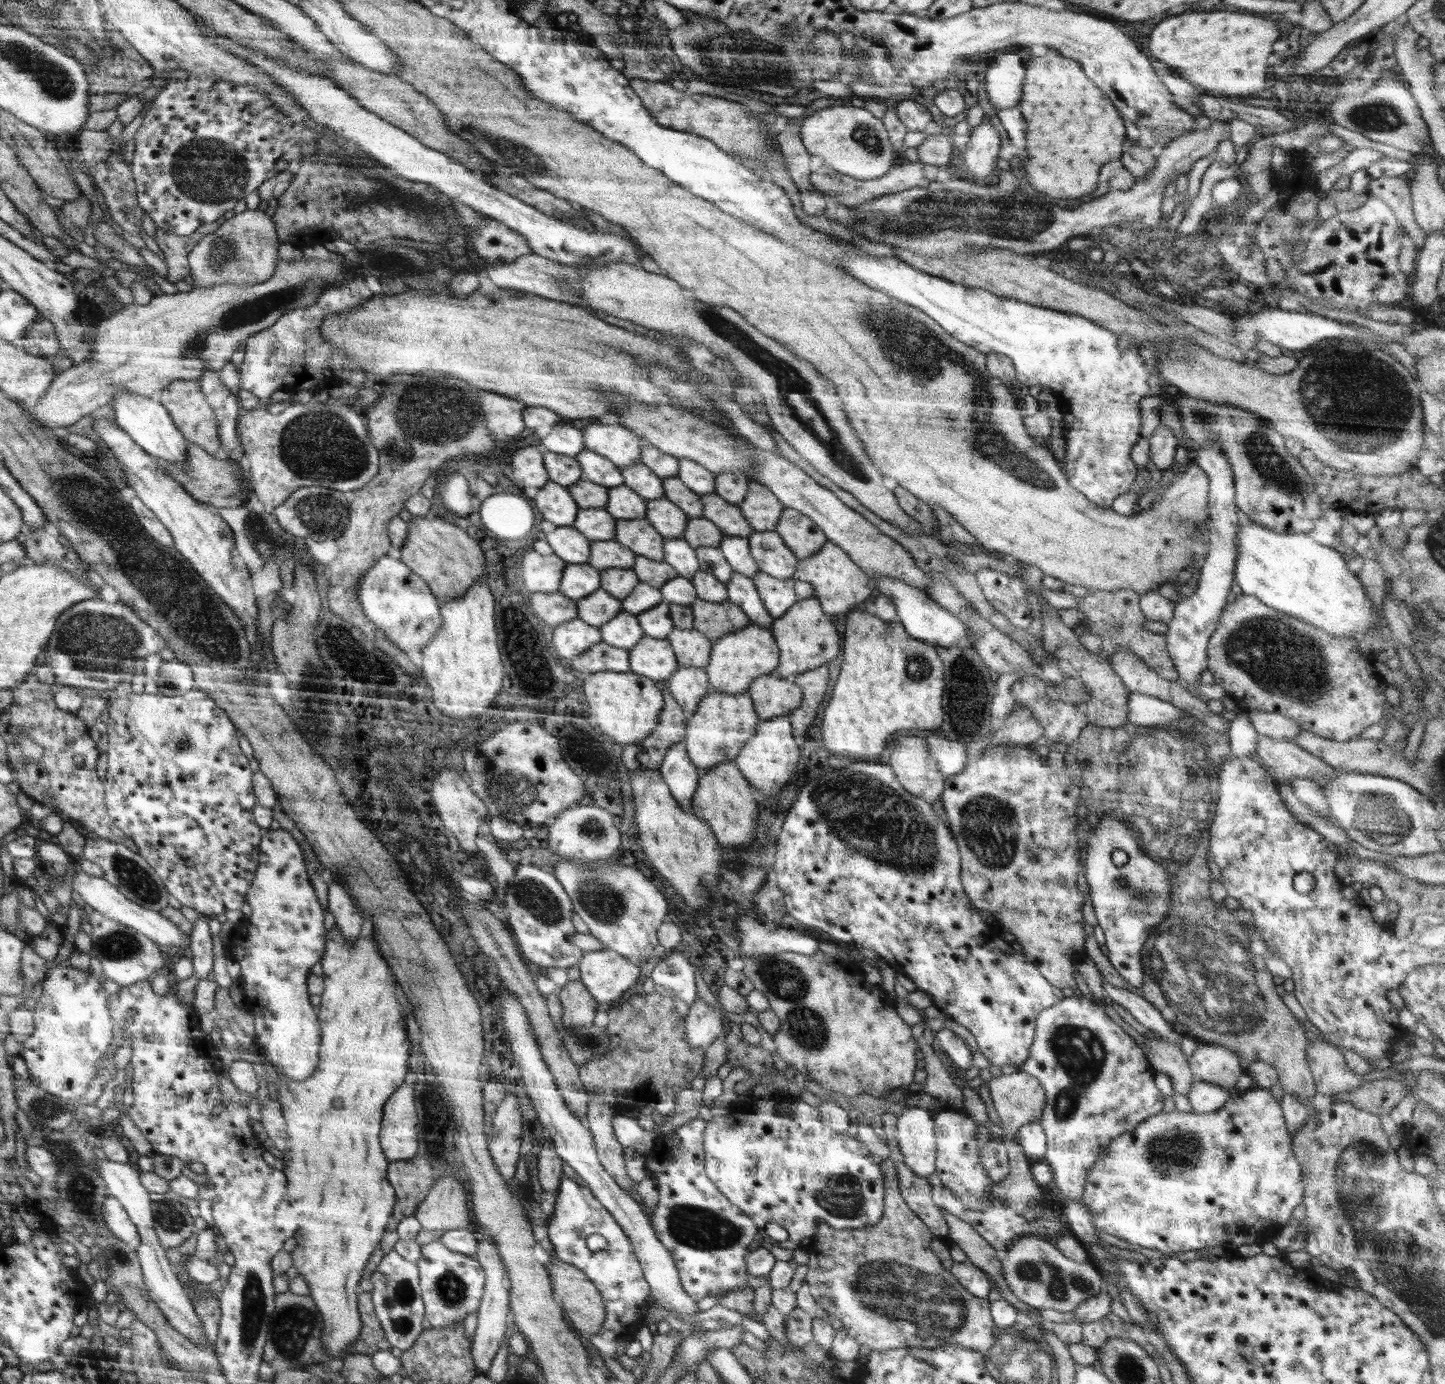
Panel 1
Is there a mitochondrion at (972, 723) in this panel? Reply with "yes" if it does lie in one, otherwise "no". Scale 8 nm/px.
yes

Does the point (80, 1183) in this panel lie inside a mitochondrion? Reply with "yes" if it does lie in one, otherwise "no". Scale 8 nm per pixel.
yes

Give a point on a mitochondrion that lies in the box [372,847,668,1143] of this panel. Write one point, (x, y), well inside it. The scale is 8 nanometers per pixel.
(597, 898)

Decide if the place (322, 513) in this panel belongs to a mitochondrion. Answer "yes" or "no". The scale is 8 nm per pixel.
yes

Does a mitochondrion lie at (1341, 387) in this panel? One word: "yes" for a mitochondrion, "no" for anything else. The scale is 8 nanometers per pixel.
yes

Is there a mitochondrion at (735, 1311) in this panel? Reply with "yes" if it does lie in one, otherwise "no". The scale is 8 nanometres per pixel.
no

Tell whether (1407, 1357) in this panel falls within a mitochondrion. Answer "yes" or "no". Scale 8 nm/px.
no

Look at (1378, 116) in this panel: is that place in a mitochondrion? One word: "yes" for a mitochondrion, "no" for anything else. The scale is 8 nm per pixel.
yes

